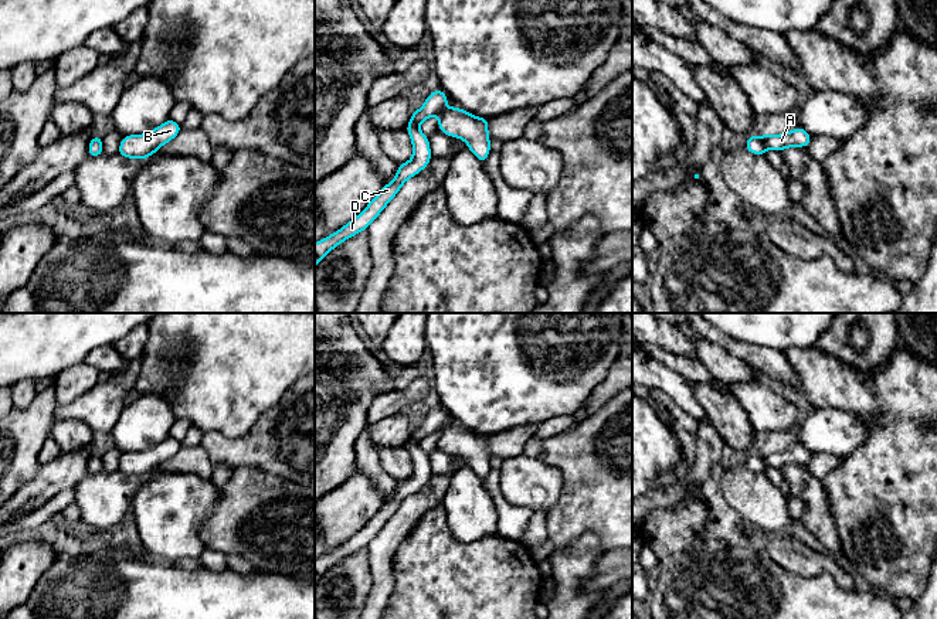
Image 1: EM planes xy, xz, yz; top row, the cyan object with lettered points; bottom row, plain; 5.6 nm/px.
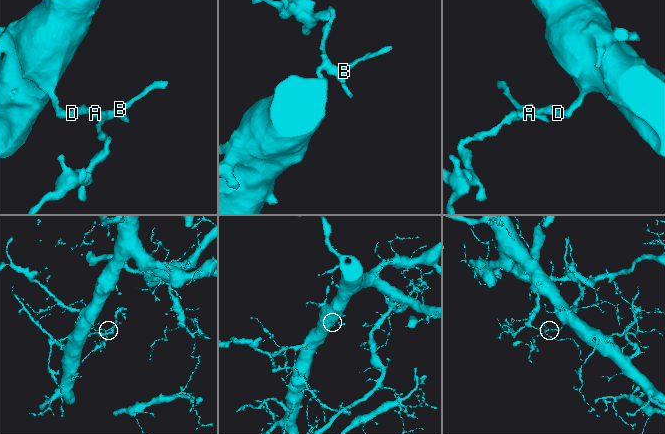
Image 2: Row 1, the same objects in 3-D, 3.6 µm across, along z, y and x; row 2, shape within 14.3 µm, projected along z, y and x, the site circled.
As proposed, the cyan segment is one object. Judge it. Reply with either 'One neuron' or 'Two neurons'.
One neuron

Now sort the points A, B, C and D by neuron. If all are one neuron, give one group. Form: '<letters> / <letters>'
A B C D

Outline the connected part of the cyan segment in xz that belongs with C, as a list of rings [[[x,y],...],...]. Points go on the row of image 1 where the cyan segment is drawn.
[[[442,89],[432,91],[424,105],[411,113],[411,119],[405,127],[413,143],[413,157],[398,164],[395,177],[391,183],[381,187],[380,193],[367,204],[367,207],[352,221],[335,231],[332,235],[315,244],[315,268],[320,263],[327,252],[335,249],[343,241],[366,231],[369,225],[380,215],[387,204],[395,197],[403,184],[417,176],[431,161],[431,149],[428,136],[420,132],[420,125],[431,118],[439,116],[438,130],[462,139],[468,149],[483,164],[490,153],[490,140],[488,125],[489,119],[468,113],[454,106],[447,108],[448,95]]]

